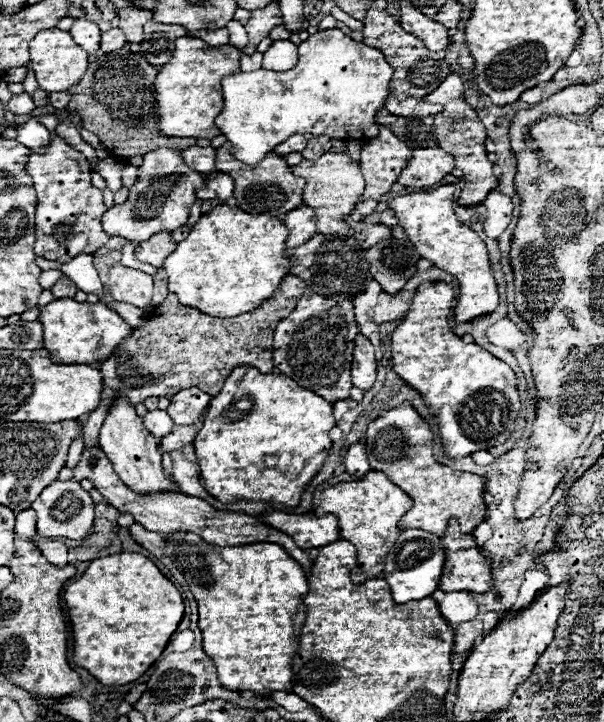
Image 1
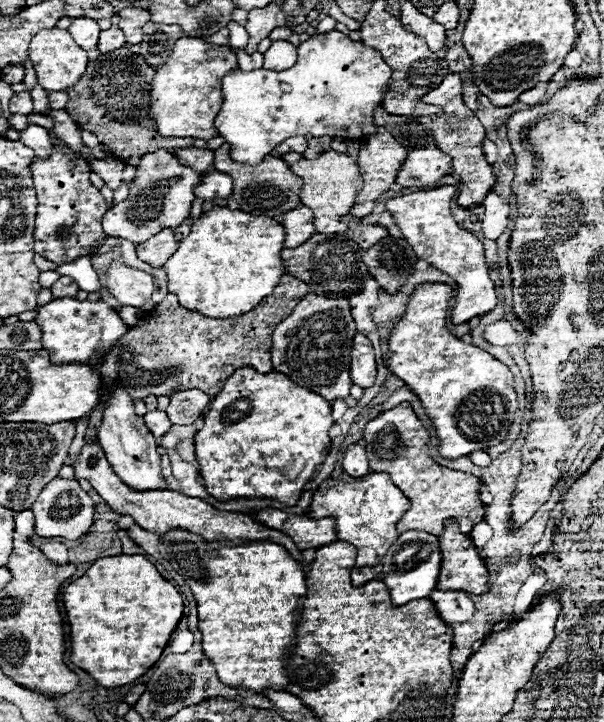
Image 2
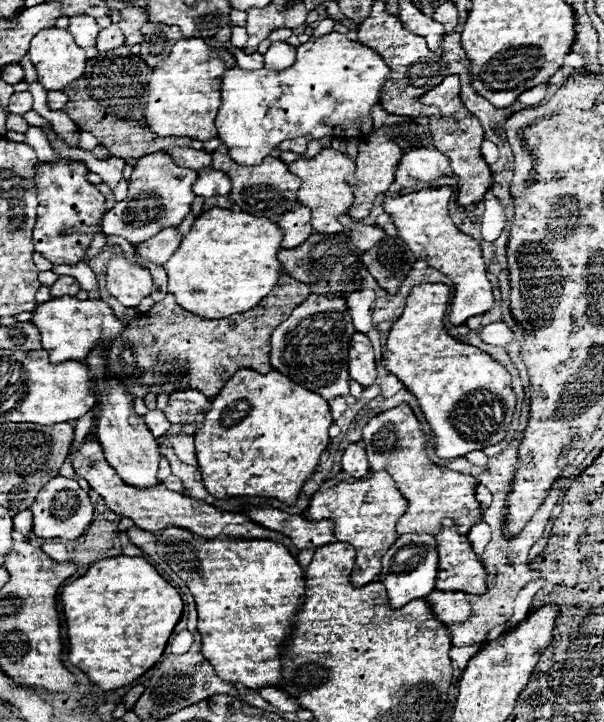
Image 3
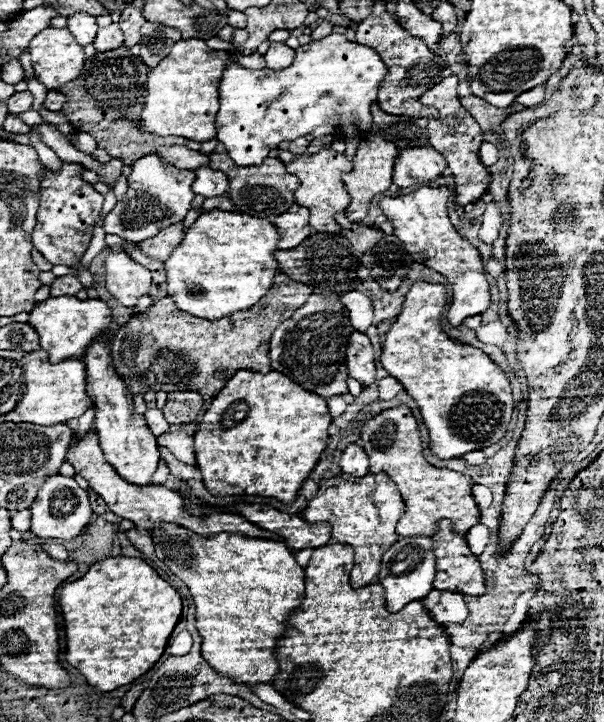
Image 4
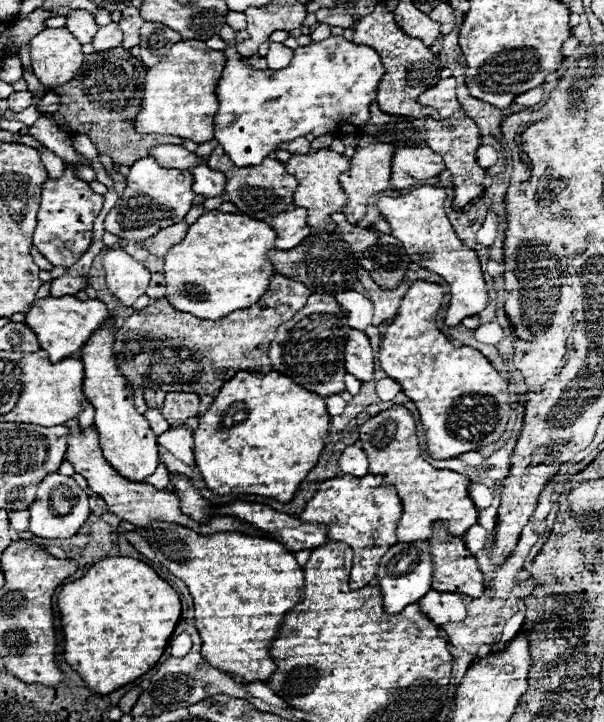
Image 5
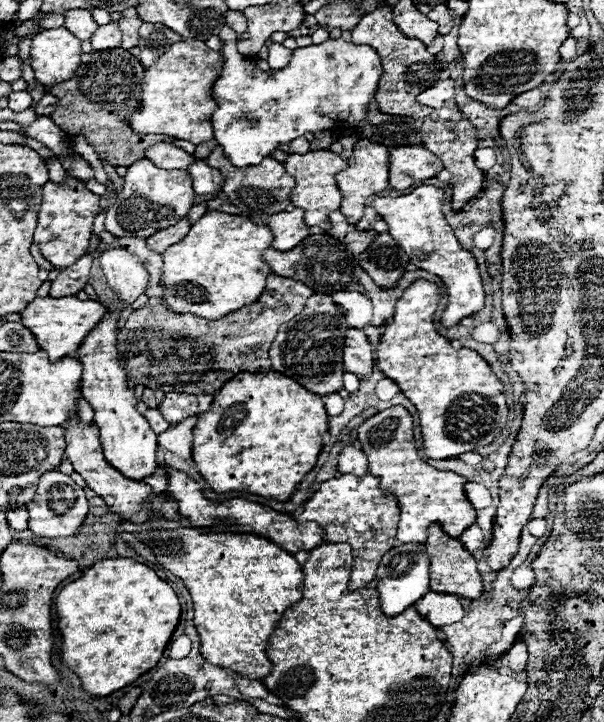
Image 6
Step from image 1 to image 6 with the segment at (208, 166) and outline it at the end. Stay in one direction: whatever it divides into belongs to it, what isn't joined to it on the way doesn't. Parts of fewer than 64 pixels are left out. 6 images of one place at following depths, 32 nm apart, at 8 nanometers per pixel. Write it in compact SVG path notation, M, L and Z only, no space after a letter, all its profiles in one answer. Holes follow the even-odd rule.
M154 144L146 150L146 158L150 158L156 166L166 168L166 170L186 170L186 166L194 164L196 158L182 148L176 148L172 144Z

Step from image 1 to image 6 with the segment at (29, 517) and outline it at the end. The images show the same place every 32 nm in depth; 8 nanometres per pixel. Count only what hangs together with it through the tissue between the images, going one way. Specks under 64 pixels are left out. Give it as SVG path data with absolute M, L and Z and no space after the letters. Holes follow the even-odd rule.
M26 508L8 510L8 524L14 530L28 530L28 510Z

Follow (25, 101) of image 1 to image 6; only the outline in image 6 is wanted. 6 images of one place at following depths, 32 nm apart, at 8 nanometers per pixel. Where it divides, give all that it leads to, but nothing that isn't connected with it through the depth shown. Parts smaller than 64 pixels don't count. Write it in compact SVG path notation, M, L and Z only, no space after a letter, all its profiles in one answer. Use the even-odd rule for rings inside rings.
M22 90L22 92L12 92L10 96L8 96L8 108L10 110L14 110L14 112L22 112L22 110L26 110L26 108L30 108L32 106L32 96L30 96L30 92L26 92L26 90Z

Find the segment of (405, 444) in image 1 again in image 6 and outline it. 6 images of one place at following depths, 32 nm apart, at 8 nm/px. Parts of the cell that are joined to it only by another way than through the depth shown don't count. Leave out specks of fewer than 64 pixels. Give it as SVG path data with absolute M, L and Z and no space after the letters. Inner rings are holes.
M392 406L368 418L358 428L358 442L368 456L370 474L380 476L382 480L380 488L398 498L400 522L396 538L402 544L424 542L428 538L428 528L434 522L440 522L442 528L456 538L476 522L476 510L464 492L466 480L456 472L436 470L418 456L414 422L404 406Z

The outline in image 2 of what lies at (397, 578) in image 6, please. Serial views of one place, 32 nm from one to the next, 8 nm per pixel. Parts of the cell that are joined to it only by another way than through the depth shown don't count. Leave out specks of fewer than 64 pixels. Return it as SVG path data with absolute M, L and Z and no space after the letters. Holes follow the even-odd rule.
M408 530L400 534L396 544L384 556L384 570L380 574L380 580L386 582L392 596L392 604L404 606L410 600L428 598L436 590L440 566L442 566L442 552L438 538L428 532Z

